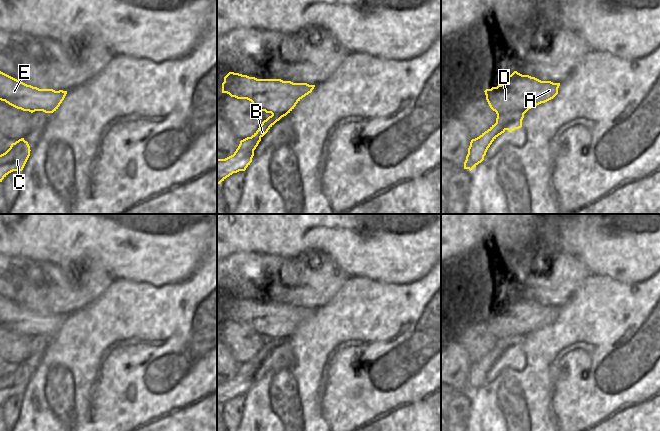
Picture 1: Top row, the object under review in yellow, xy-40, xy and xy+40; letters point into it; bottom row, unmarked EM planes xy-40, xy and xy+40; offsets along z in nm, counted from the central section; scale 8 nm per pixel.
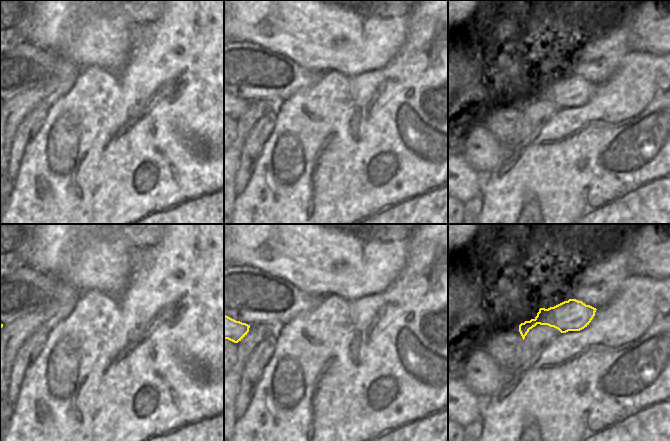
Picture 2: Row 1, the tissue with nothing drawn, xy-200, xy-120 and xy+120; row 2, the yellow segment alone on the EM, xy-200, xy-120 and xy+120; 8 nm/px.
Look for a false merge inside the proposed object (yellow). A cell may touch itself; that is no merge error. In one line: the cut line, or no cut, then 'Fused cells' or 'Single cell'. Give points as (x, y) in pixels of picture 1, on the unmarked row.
Split along xy+40 (496, 346), (503, 346), (506, 353). Fused cells

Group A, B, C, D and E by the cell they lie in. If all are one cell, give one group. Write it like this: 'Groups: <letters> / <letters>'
Groups: A D E / B C

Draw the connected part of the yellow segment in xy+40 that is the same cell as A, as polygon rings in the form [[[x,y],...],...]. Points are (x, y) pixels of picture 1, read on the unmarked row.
[[[514,295],[497,311],[486,313],[486,324],[496,336],[496,347],[505,347],[509,356],[522,351],[524,338],[531,332],[553,323],[560,307],[541,305]]]

